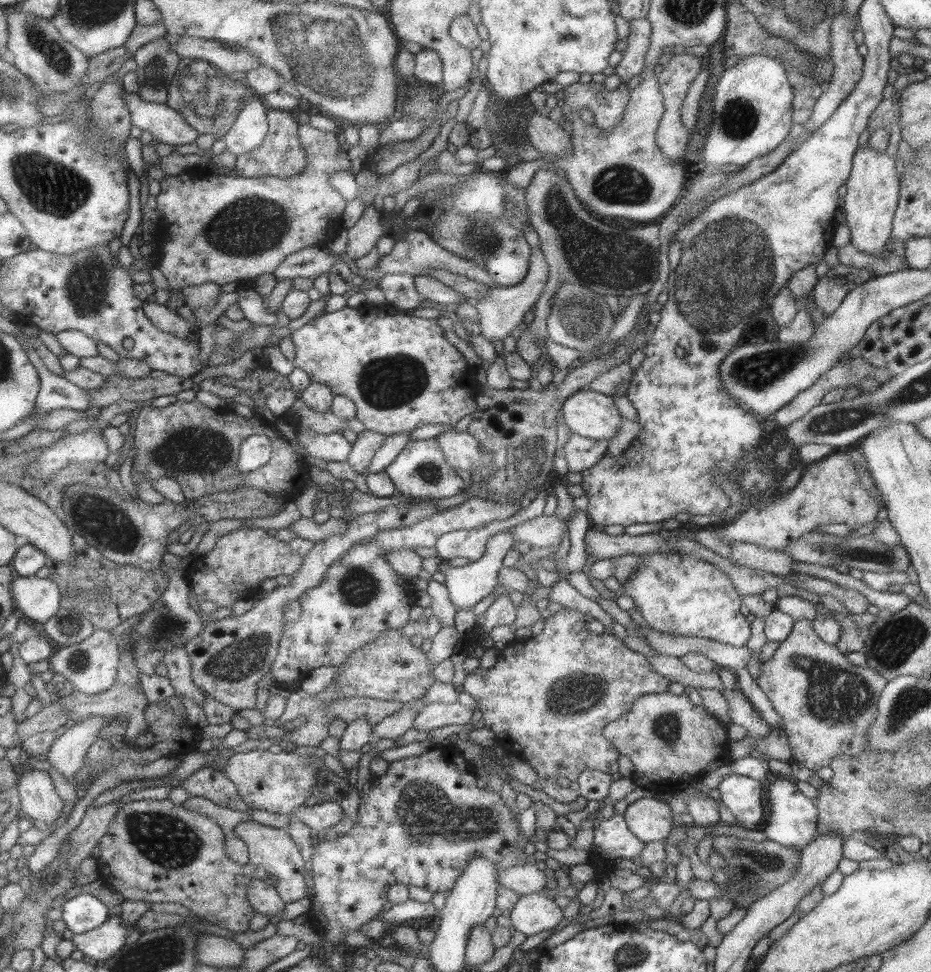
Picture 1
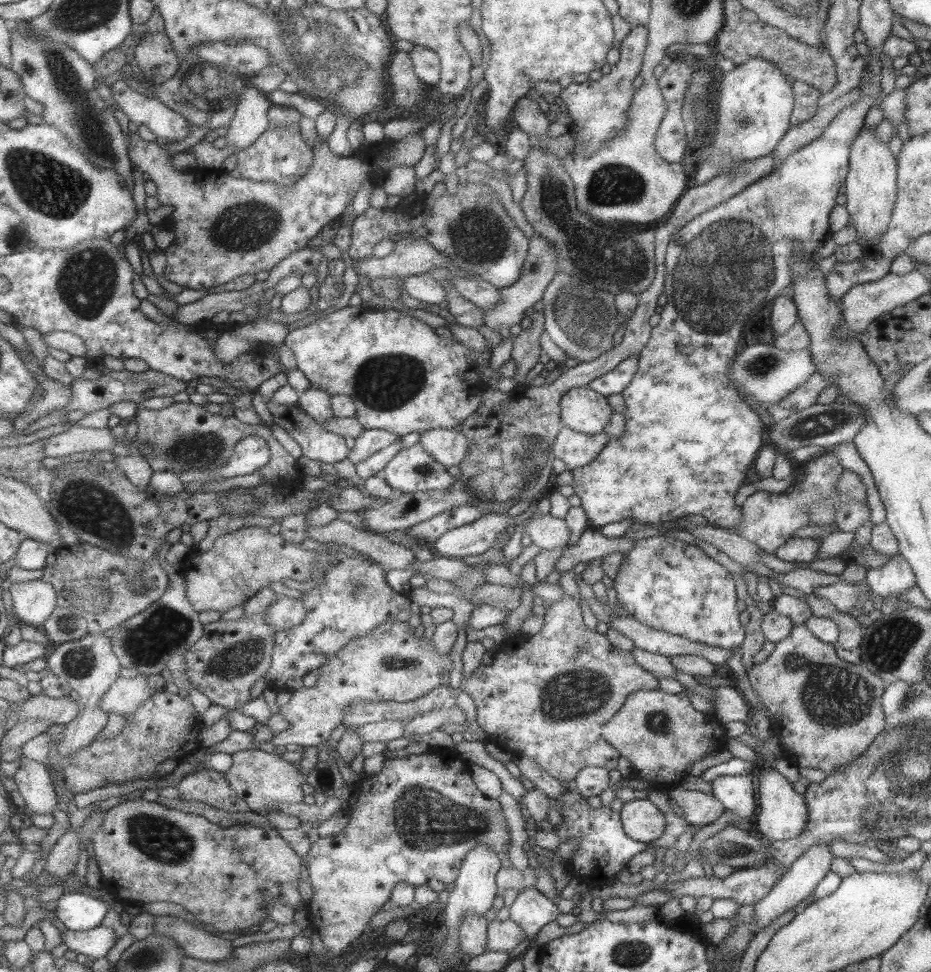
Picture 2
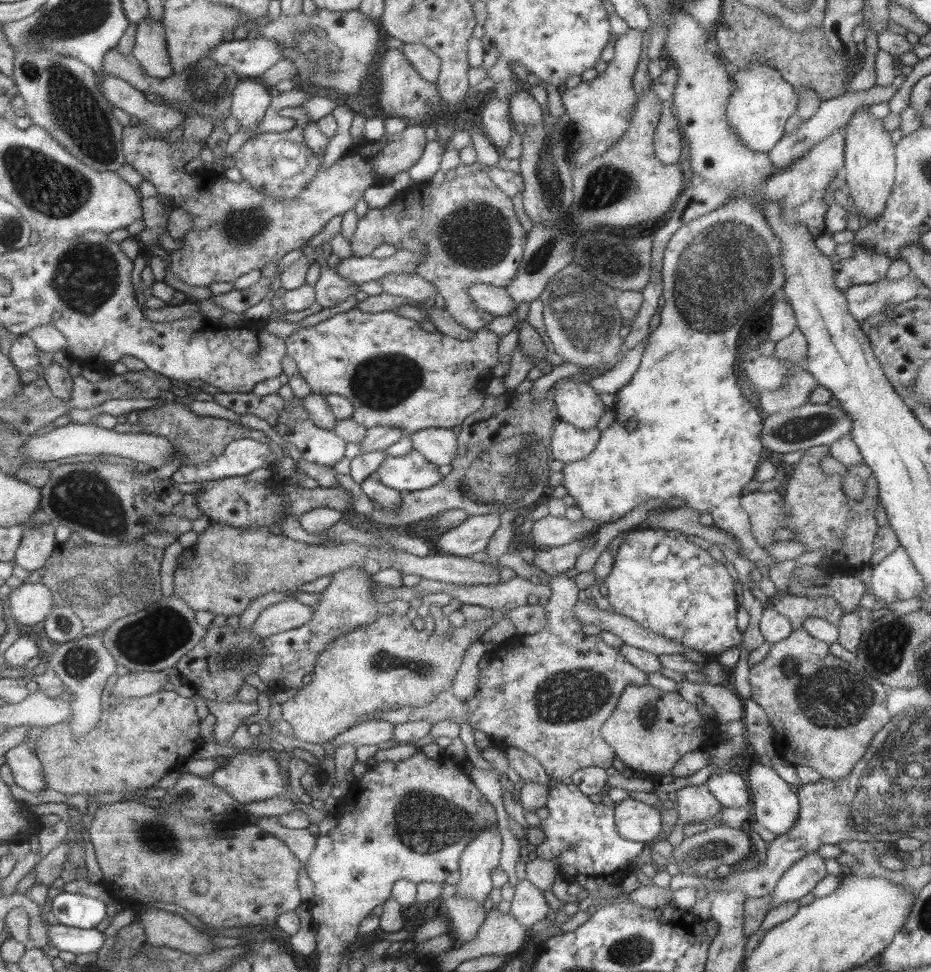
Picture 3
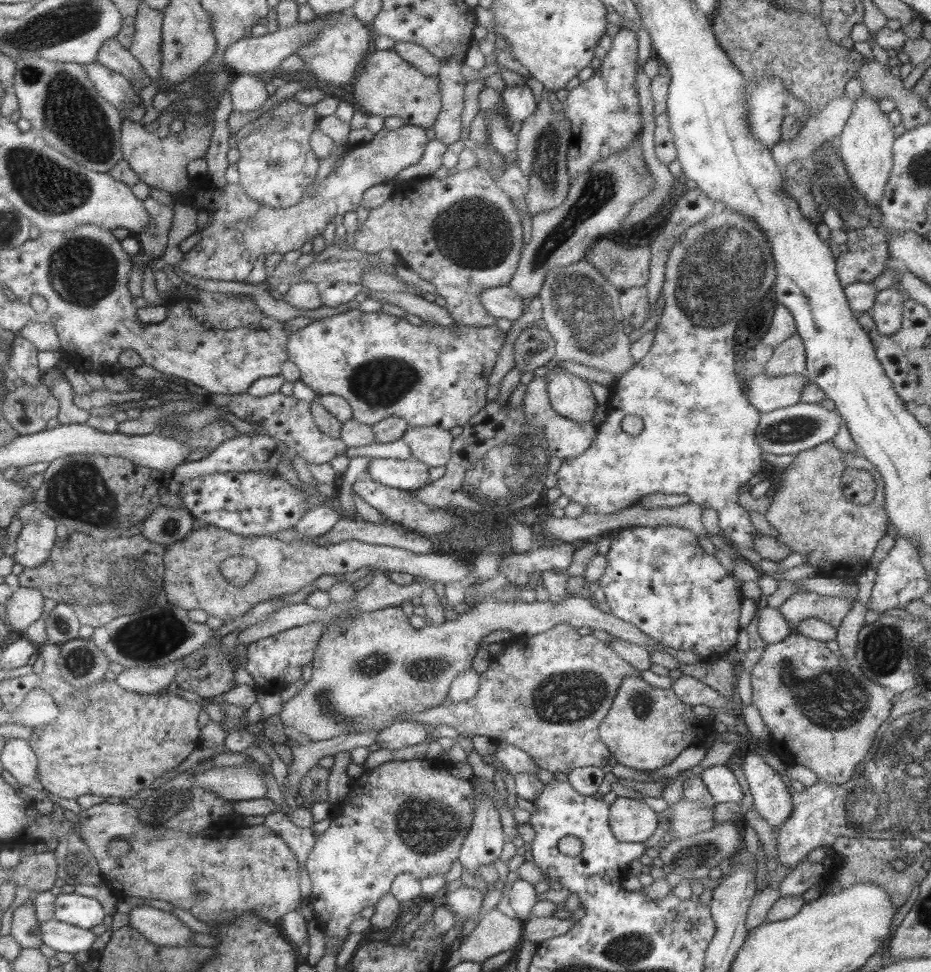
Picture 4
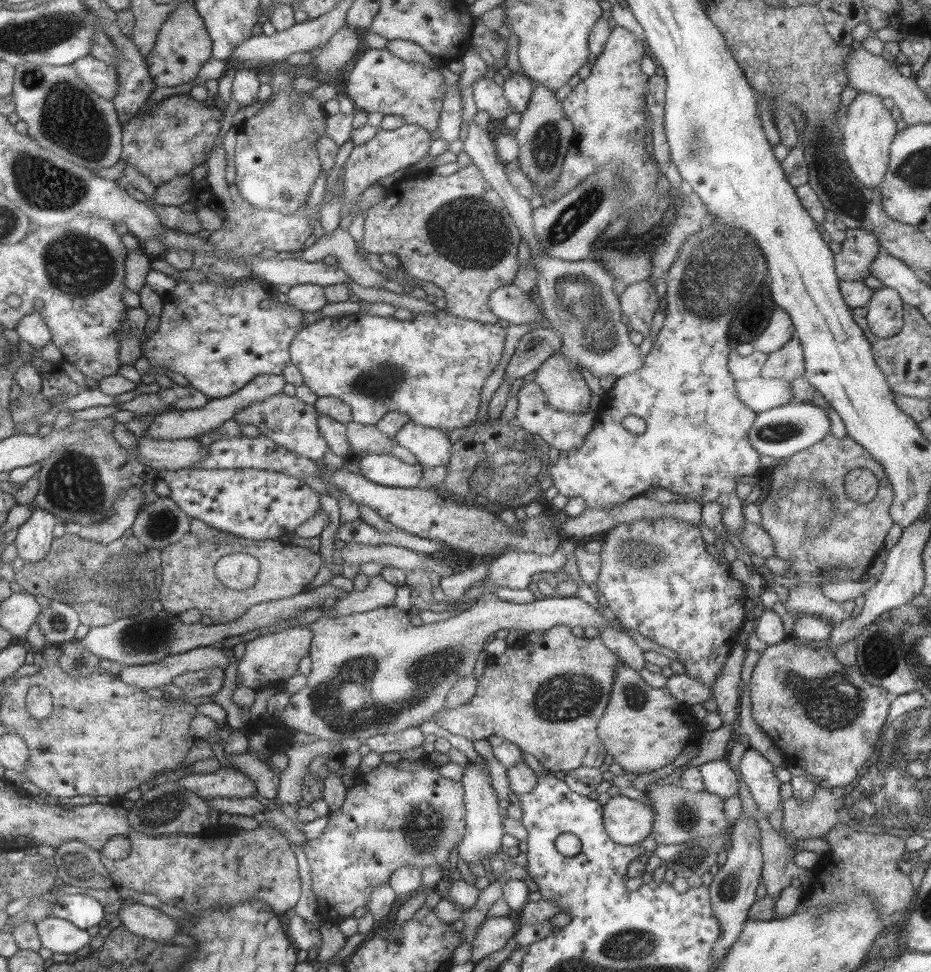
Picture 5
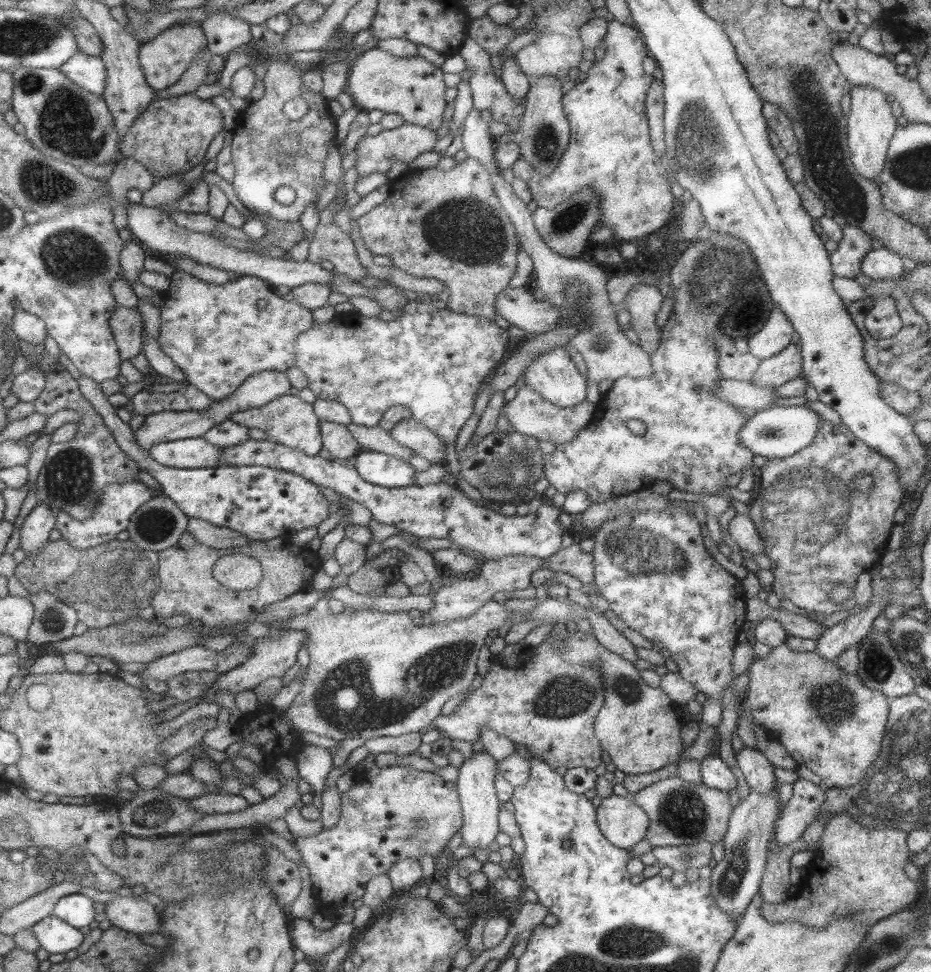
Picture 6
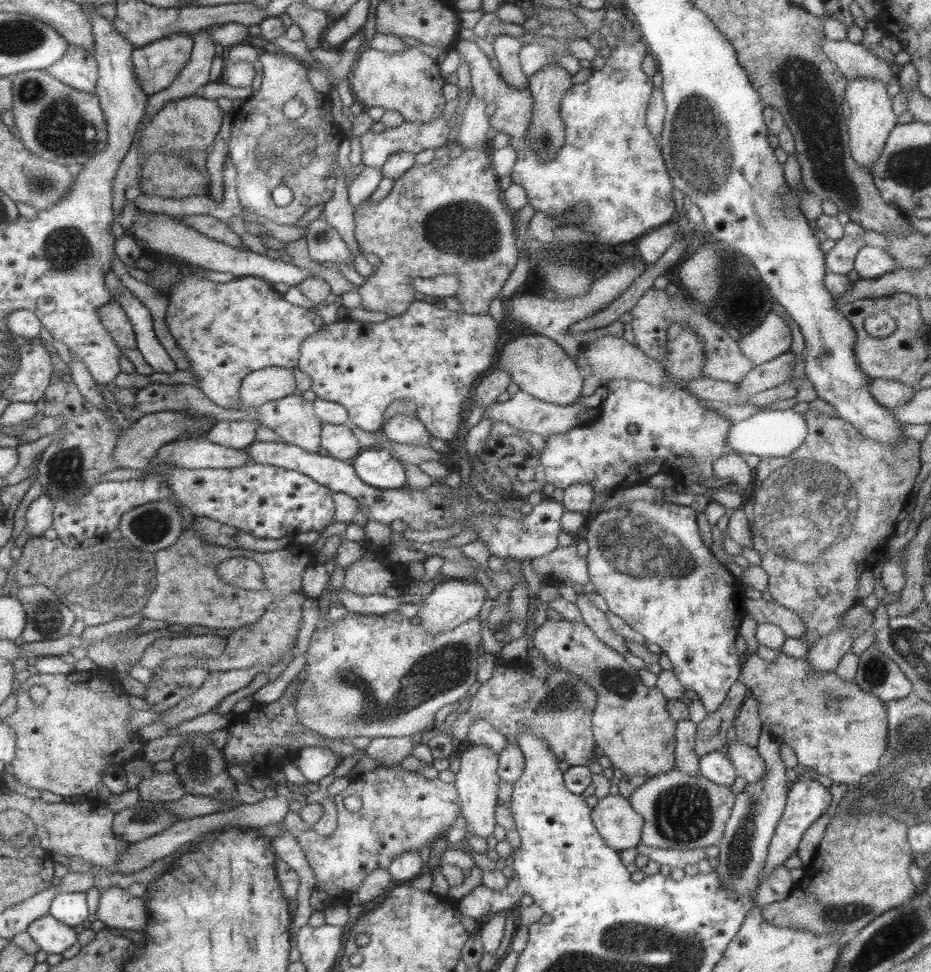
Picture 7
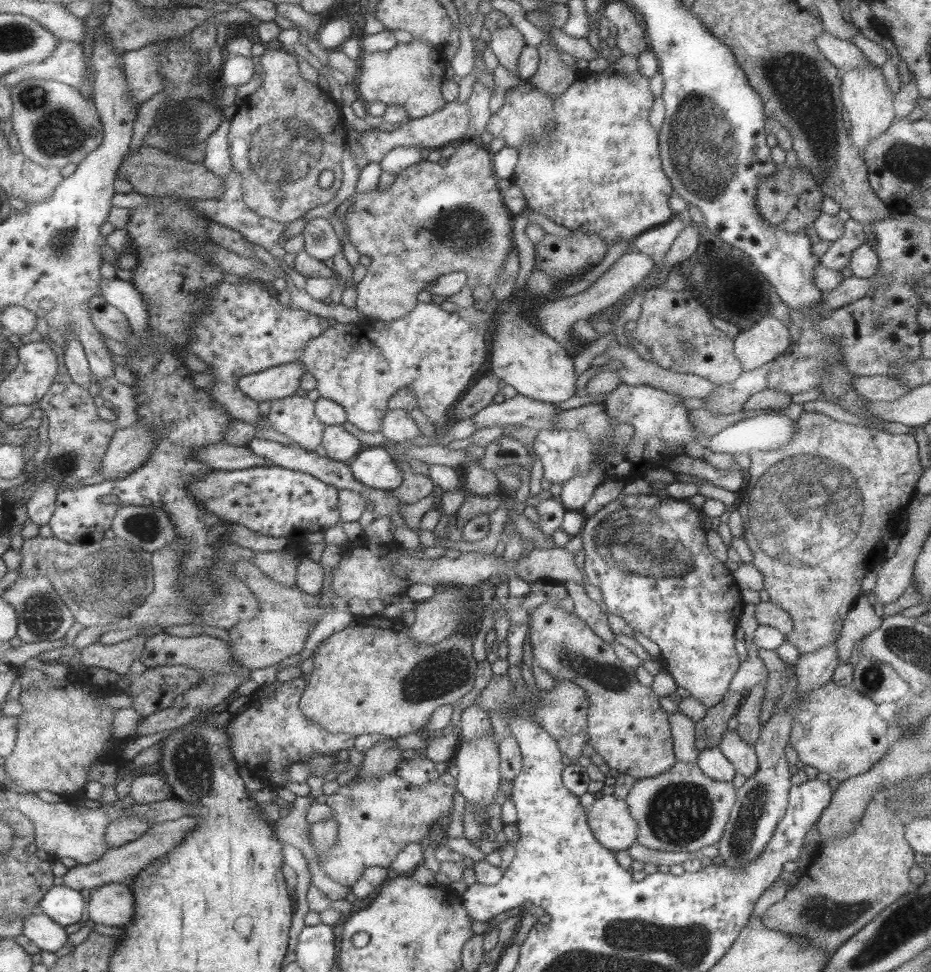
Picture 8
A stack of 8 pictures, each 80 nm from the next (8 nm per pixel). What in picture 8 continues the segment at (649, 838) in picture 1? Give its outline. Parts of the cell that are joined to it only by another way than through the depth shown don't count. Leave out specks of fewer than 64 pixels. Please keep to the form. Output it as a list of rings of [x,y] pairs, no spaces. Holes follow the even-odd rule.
[[[597,795],[595,802],[585,811],[587,827],[603,848],[615,852],[636,842],[637,824],[629,815],[625,800],[612,795]]]

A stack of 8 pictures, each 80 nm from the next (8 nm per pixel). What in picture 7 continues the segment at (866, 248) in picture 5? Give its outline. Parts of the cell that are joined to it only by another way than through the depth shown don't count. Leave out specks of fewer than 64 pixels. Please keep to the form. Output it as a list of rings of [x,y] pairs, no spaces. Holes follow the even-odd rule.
[[[848,221],[843,226],[841,238],[836,240],[834,246],[824,254],[827,271],[847,275],[853,269],[855,253],[865,246],[863,232],[864,229],[855,222]]]

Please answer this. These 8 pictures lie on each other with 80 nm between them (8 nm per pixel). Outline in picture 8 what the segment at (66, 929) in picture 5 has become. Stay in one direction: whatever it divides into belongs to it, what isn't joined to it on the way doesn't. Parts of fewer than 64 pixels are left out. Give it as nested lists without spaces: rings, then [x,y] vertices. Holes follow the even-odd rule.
[[[41,912],[33,913],[23,919],[21,934],[41,951],[52,953],[62,946],[68,935],[61,925],[55,924]]]

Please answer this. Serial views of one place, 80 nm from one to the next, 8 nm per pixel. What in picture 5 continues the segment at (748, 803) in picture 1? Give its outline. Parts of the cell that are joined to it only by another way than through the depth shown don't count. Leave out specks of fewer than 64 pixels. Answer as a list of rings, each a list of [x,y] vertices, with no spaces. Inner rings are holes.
[[[709,760],[698,767],[706,792],[717,798],[737,796],[739,784],[730,765],[724,760]]]

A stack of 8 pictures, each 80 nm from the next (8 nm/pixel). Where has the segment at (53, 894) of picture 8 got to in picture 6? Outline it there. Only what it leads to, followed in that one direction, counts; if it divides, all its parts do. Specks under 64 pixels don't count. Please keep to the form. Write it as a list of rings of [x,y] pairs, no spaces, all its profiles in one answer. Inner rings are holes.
[[[82,893],[69,894],[58,899],[51,915],[79,929],[94,920],[93,903]]]

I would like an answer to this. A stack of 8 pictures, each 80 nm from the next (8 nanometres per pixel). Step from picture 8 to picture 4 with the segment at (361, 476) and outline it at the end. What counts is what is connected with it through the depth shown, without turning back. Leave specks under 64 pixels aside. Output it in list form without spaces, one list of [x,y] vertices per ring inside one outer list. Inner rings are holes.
[[[412,456],[405,461],[394,458],[370,458],[365,477],[383,486],[415,491],[429,484],[427,471],[428,466]]]

